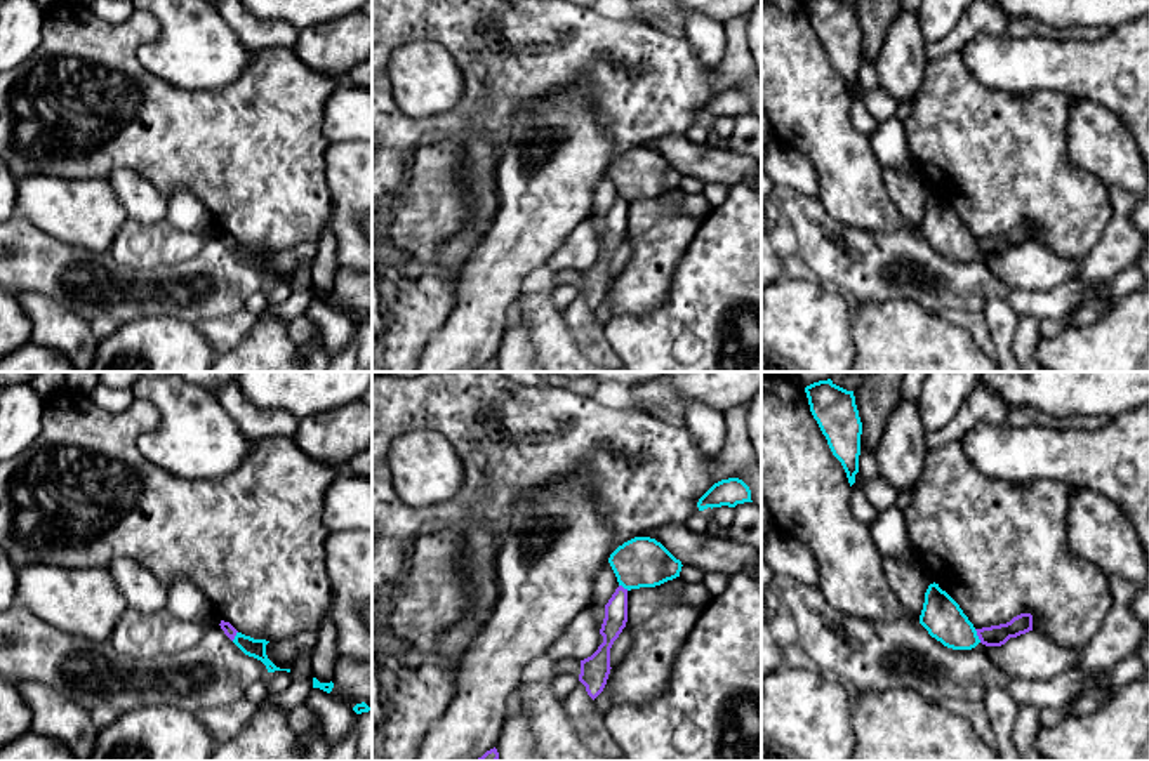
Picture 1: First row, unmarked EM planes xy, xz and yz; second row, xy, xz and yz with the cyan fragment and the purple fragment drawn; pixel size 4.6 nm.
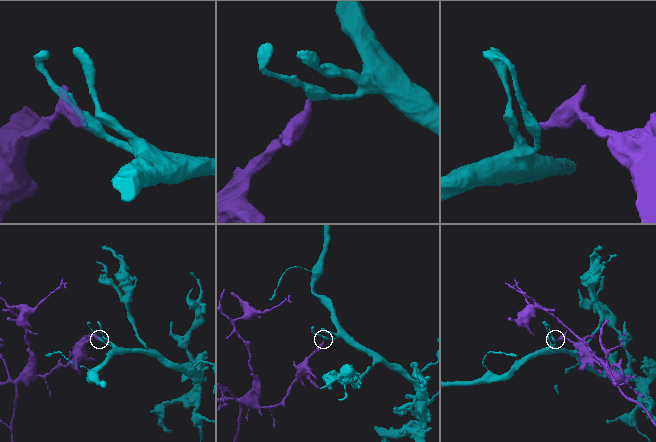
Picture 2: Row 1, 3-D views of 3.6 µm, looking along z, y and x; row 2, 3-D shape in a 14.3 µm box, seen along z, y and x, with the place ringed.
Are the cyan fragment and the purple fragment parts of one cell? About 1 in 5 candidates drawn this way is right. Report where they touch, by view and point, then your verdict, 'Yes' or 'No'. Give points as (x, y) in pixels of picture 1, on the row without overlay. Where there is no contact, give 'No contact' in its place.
Touches cyan at yz (977, 247). No

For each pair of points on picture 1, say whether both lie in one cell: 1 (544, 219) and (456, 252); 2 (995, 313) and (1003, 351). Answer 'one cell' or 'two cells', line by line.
1: two cells
2: one cell

